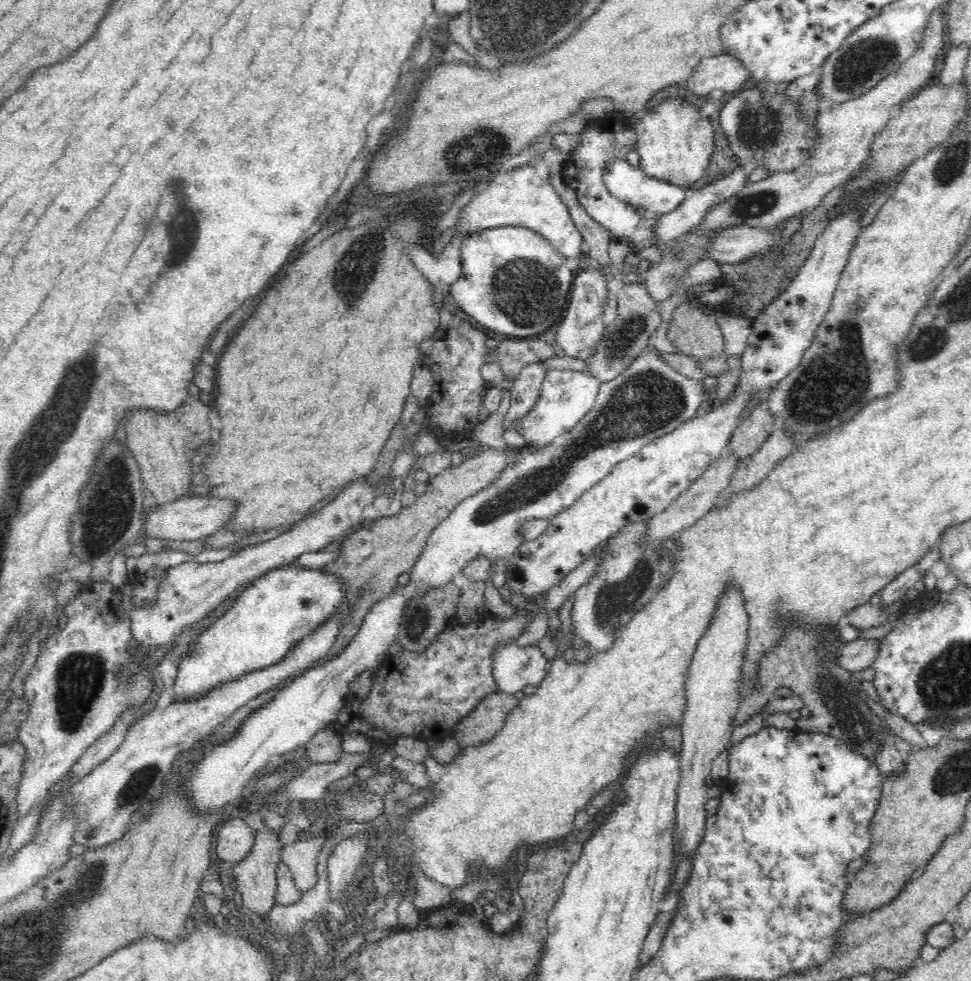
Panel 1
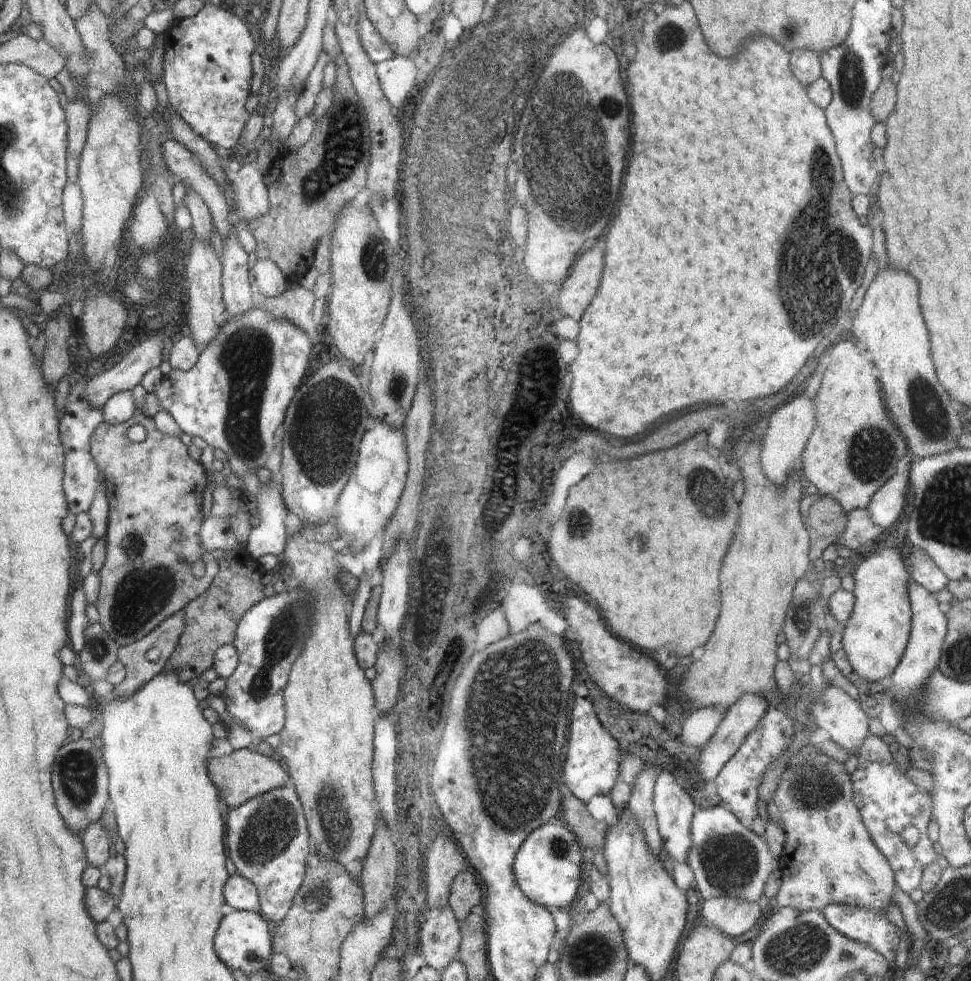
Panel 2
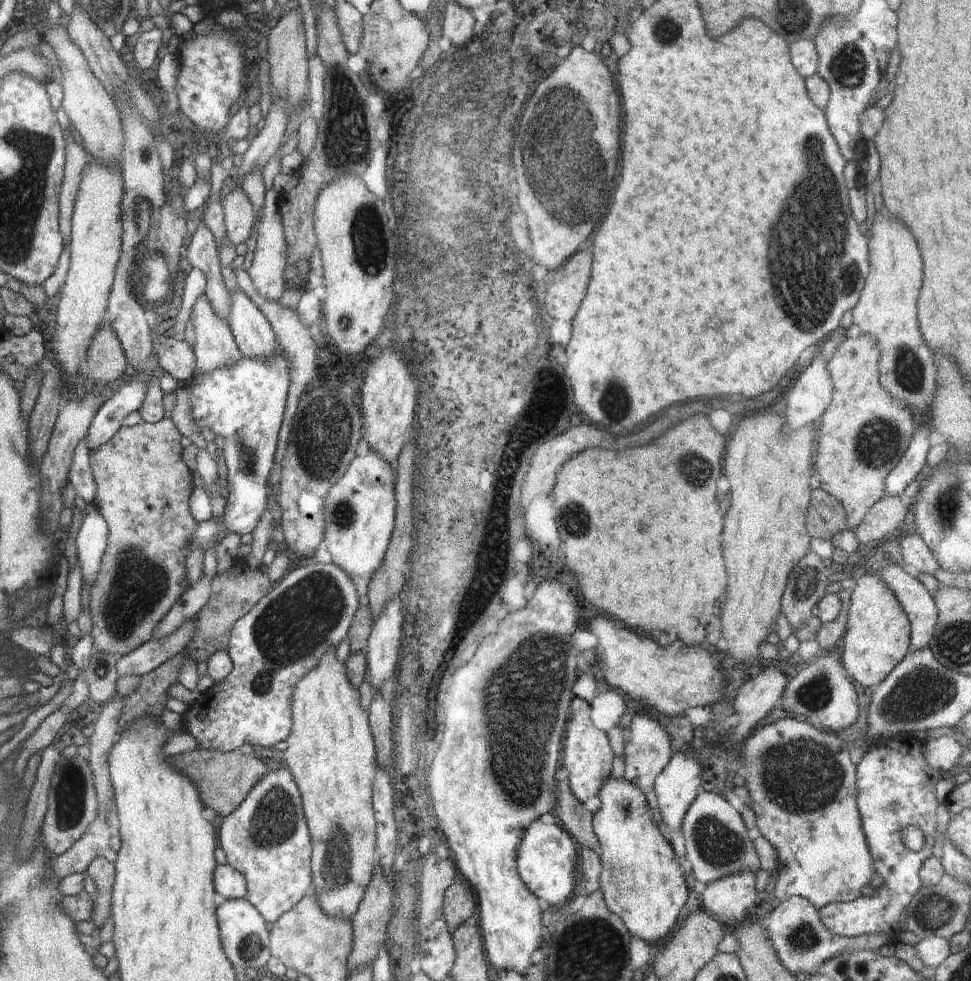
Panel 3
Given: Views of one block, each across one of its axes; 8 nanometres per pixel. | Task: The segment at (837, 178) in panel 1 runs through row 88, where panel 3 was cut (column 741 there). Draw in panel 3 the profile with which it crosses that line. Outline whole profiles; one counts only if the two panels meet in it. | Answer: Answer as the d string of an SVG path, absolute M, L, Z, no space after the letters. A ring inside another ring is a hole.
M740 871L702 887L706 890L699 890L700 907L712 912L728 930L752 914L758 902L752 871Z

